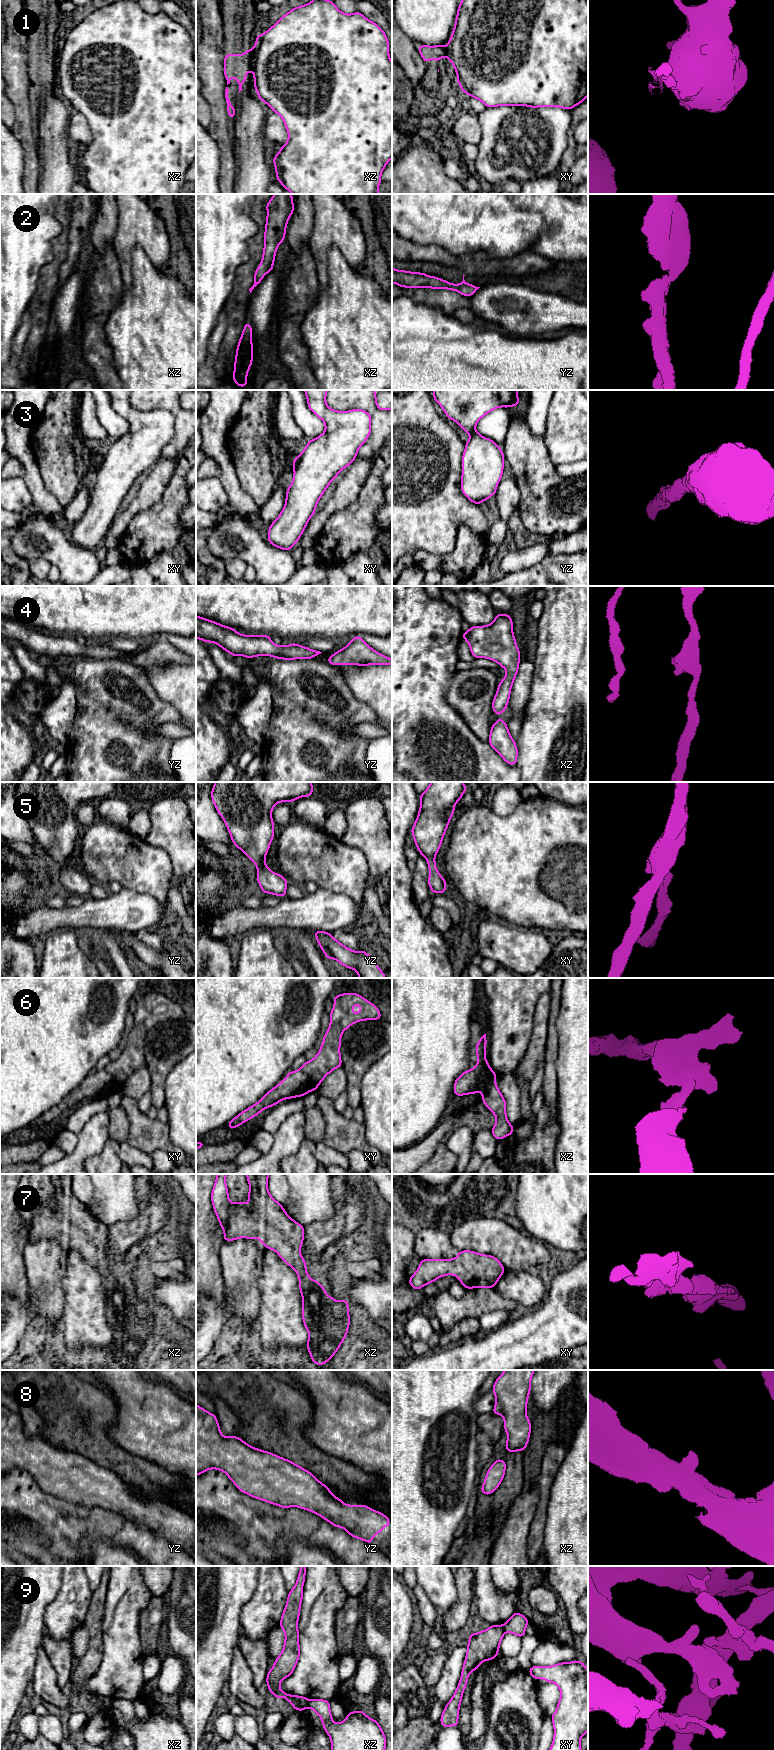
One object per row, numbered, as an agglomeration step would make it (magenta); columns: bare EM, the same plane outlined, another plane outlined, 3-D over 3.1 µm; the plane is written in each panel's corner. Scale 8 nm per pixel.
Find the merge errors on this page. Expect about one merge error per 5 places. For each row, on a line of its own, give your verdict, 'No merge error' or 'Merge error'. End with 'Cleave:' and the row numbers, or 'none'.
1: Merge error
2: No merge error
3: No merge error
4: No merge error
5: No merge error
6: No merge error
7: No merge error
8: No merge error
9: Merge error
Cleave: 1, 9

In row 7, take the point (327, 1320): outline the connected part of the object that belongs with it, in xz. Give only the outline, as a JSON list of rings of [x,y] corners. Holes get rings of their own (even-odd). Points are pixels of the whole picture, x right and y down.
[[[217,1174],[215,1184],[211,1193],[213,1209],[224,1230],[223,1240],[233,1241],[239,1238],[259,1238],[263,1246],[274,1250],[280,1258],[292,1267],[299,1277],[299,1289],[302,1295],[302,1318],[309,1337],[307,1349],[312,1361],[321,1366],[338,1351],[340,1345],[347,1336],[350,1325],[347,1300],[337,1301],[326,1294],[326,1289],[319,1281],[310,1279],[306,1269],[306,1261],[301,1256],[301,1246],[304,1239],[303,1225],[294,1221],[268,1191],[269,1174],[246,1174],[250,1185],[247,1198],[251,1203],[240,1203],[229,1201],[228,1188],[226,1186],[226,1175]]]

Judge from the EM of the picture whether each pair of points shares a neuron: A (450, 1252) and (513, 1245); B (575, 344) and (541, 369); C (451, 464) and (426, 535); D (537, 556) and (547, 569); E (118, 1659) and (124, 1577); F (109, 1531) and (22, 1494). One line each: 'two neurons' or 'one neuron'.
A: two neurons
B: one neuron
C: one neuron
D: two neurons
E: one neuron
F: one neuron

